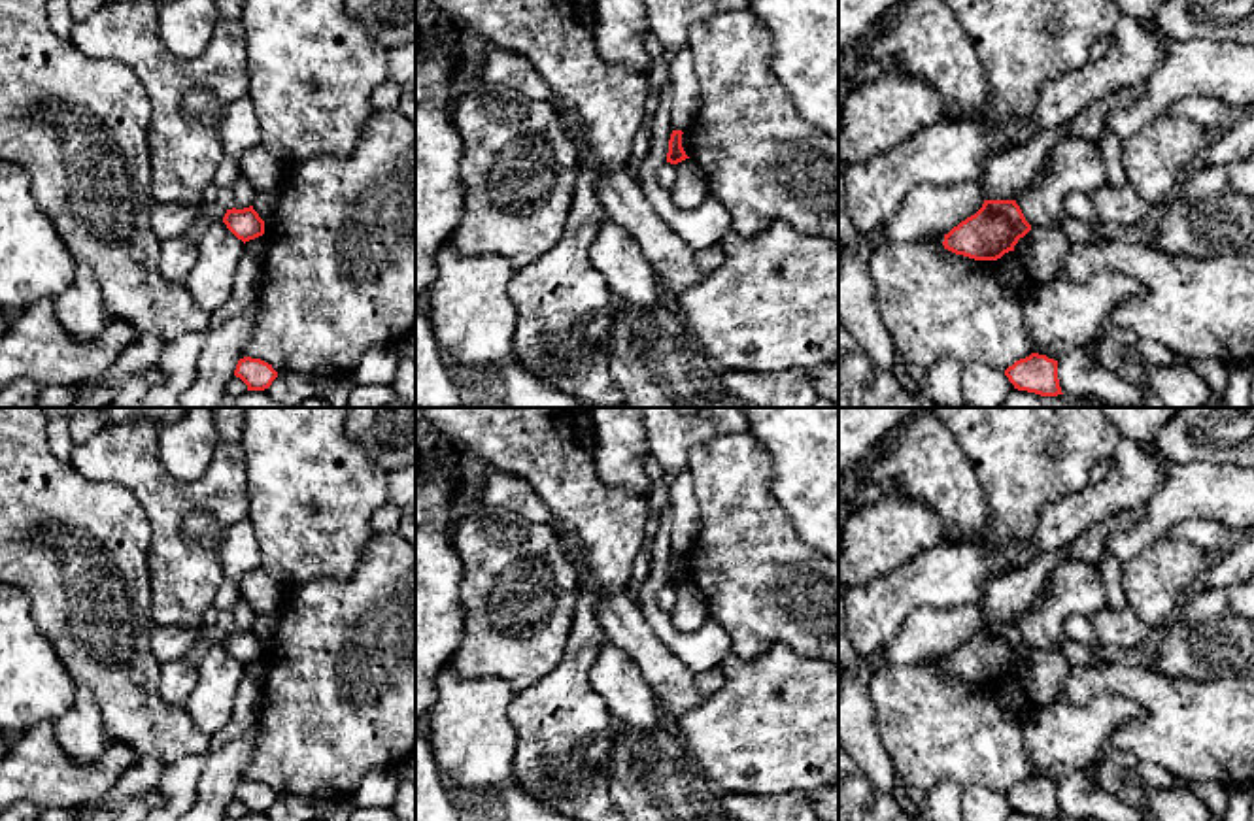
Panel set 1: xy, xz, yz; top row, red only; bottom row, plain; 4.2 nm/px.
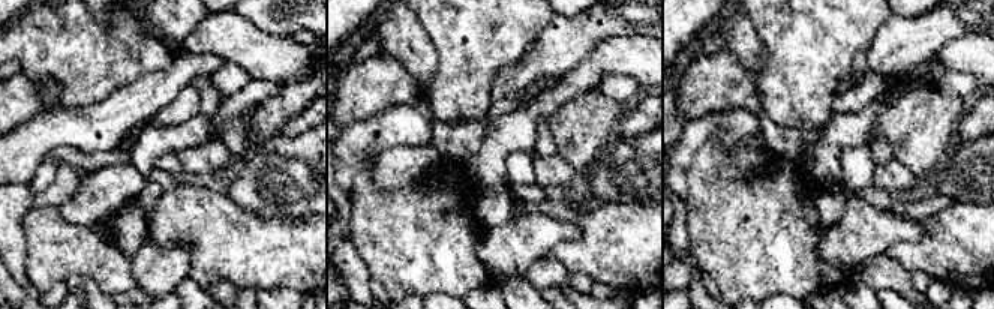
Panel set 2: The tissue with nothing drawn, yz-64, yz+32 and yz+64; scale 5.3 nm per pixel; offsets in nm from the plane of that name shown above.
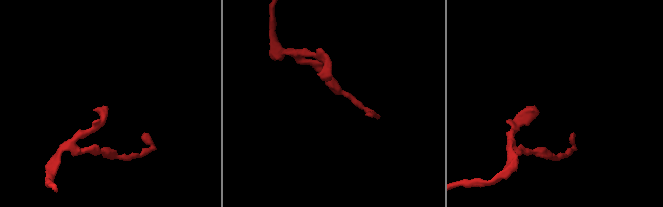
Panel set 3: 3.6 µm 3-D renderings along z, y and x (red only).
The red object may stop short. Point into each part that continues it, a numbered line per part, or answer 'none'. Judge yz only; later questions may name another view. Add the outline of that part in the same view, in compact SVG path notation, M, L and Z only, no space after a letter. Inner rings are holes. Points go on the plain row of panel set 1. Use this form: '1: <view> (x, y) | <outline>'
none

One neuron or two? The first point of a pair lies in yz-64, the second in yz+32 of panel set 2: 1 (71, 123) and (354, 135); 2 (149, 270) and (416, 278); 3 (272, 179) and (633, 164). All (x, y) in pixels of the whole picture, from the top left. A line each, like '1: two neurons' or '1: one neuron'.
1: one neuron
2: two neurons
3: one neuron

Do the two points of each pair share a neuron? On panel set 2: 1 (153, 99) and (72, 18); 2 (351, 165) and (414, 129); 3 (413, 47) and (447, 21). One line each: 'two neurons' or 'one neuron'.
1: two neurons
2: one neuron
3: two neurons

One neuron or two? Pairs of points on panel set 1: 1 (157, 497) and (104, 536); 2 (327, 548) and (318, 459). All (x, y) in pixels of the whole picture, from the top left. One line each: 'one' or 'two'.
1: two
2: one

